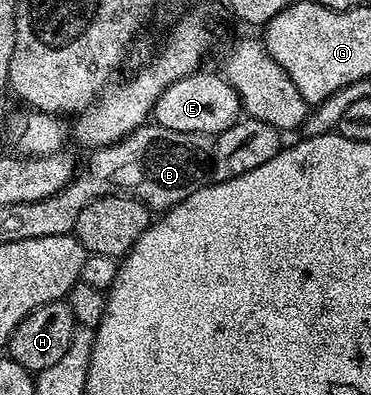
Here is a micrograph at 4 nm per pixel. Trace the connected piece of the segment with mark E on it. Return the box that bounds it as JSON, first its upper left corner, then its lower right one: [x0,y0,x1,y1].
[154,69,242,136]

